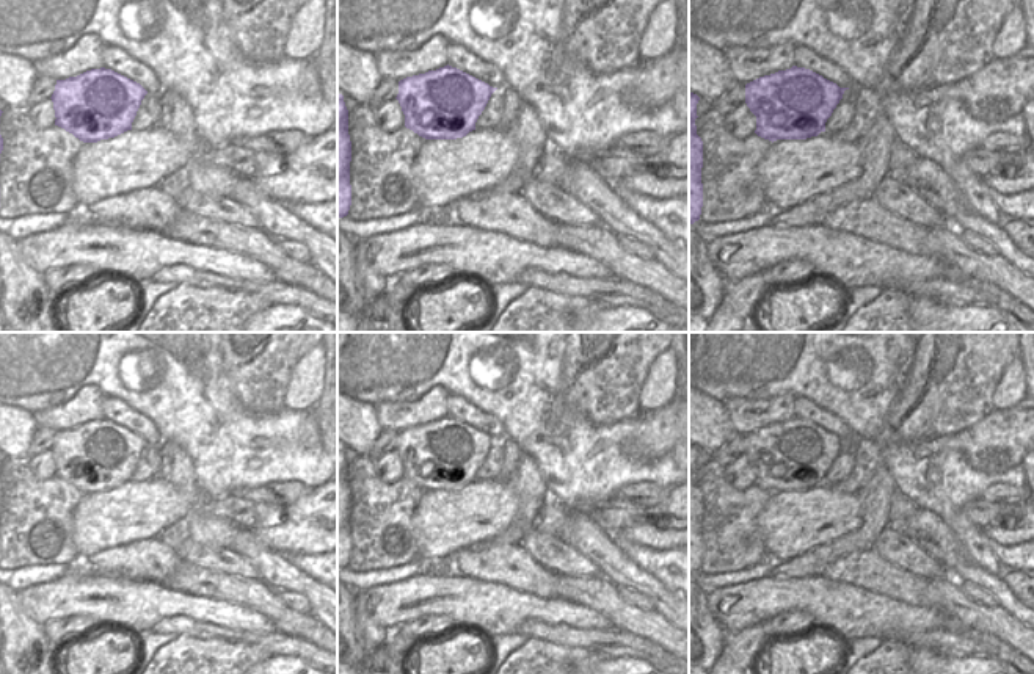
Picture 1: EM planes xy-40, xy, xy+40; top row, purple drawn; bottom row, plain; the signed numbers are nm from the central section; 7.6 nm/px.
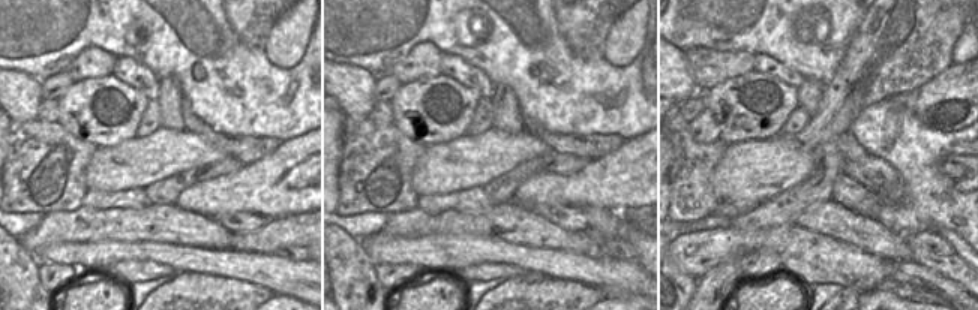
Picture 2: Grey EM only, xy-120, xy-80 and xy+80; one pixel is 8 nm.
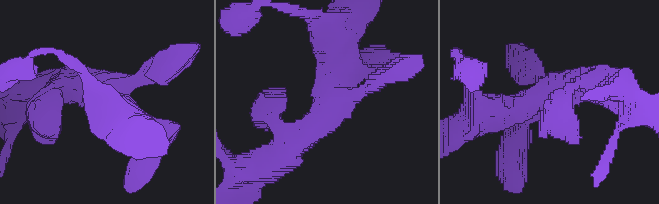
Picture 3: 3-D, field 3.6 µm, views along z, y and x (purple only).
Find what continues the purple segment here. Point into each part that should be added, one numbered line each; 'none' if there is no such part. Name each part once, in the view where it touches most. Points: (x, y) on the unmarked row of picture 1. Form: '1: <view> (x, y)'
none

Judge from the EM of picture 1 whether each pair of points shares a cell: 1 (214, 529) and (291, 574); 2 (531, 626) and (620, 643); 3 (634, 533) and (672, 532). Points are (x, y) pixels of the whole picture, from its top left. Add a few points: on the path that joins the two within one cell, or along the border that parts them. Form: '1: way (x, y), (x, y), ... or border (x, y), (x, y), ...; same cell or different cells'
1: border (236, 550), (259, 539), (283, 554); different cells
2: way (553, 634), (586, 637), (598, 641); same cell
3: way (644, 533), (662, 532); same cell

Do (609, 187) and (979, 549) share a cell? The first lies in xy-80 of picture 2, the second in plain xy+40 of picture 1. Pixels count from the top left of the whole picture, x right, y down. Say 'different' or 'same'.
different

